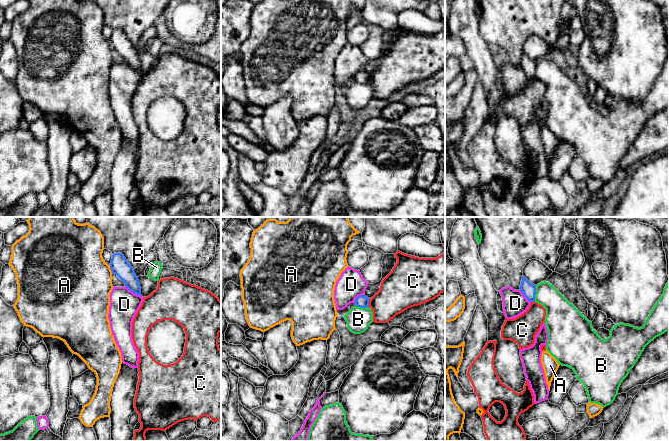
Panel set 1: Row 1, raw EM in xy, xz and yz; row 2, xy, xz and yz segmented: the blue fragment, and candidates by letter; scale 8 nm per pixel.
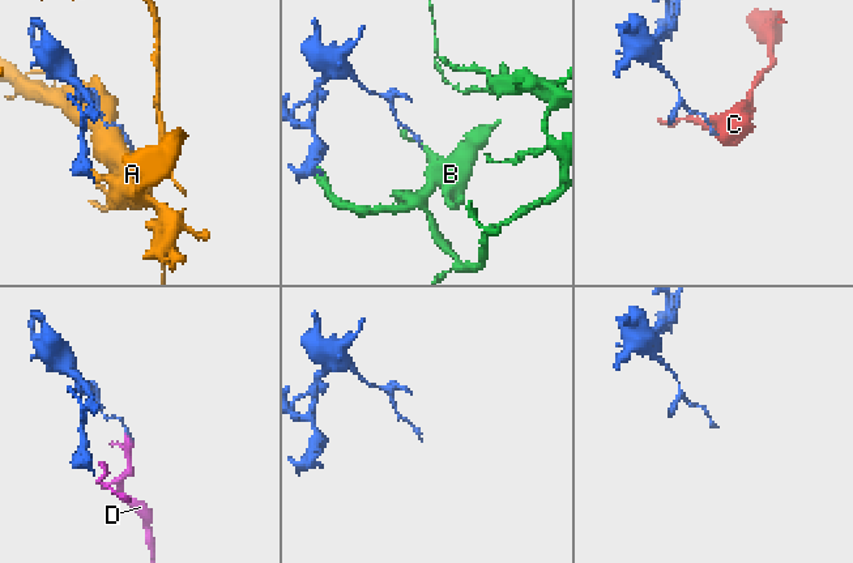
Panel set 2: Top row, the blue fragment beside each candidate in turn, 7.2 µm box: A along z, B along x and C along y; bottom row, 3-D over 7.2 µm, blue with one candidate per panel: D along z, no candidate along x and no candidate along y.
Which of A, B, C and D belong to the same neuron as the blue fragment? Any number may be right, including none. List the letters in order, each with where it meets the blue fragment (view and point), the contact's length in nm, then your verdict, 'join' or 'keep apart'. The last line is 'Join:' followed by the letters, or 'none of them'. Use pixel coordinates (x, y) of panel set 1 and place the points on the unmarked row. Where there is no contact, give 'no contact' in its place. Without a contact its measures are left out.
A: contact xy (110, 44); length 80 nm; keep apart
B: contact yz (535, 69); length 130 nm; keep apart
C: contact xz (368, 78); length 80 nm; keep apart
D: contact xy (133, 68); length 160 nm; keep apart
Join: none of them

